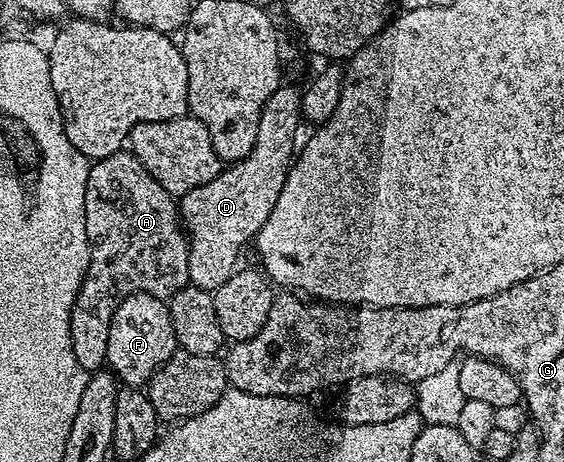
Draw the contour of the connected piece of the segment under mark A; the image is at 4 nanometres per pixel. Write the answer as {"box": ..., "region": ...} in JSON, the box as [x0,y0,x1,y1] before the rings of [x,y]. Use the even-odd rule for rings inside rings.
{"box":[69,149,188,373],"region":[[[122,149],[109,157],[92,162],[89,181],[85,185],[85,237],[91,246],[91,260],[71,306],[69,321],[73,357],[77,357],[77,365],[81,365],[88,373],[100,370],[107,362],[109,325],[113,321],[117,305],[121,305],[125,297],[138,291],[156,290],[155,258],[159,255],[158,247],[163,247],[163,259],[167,262],[167,284],[164,285],[162,294],[170,297],[188,286],[188,240],[179,228],[180,223],[176,200],[165,189],[161,189],[161,185],[157,185],[149,169],[145,169],[145,165],[141,165],[141,161],[137,161],[137,157],[132,155],[130,150]]]}

